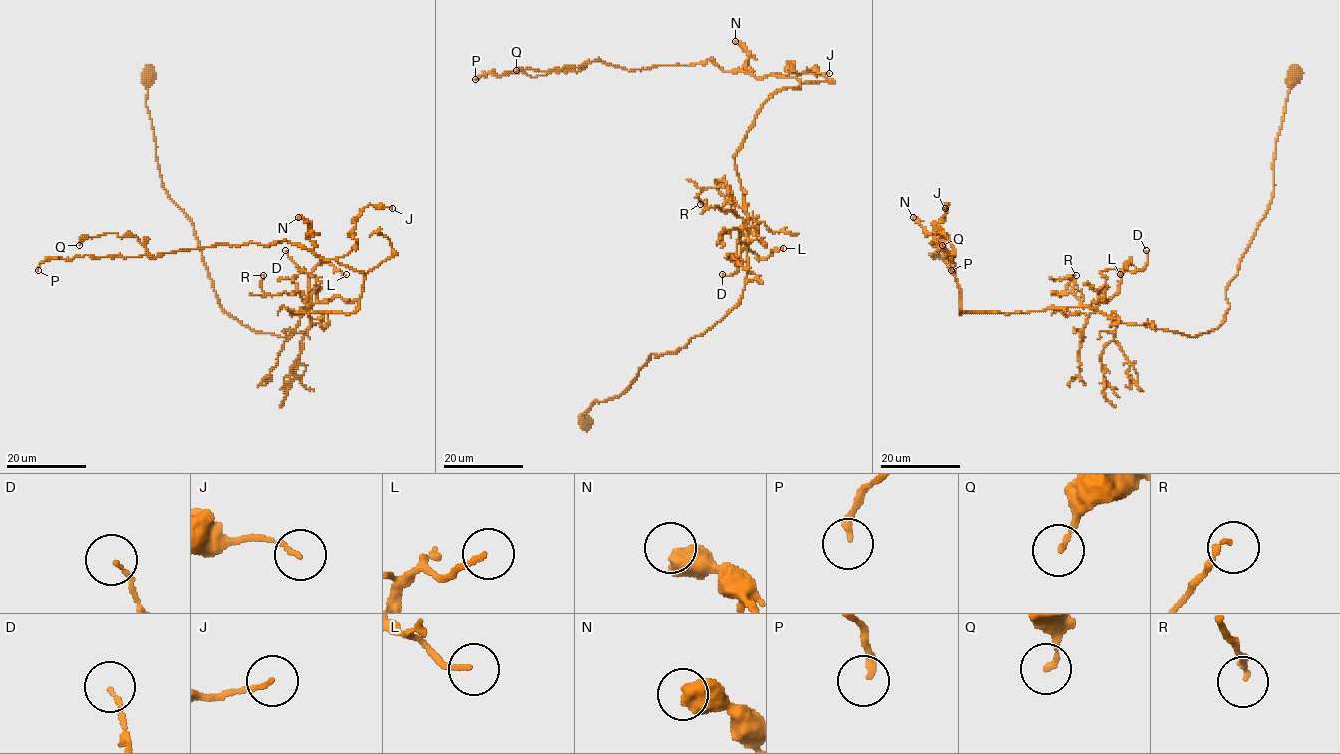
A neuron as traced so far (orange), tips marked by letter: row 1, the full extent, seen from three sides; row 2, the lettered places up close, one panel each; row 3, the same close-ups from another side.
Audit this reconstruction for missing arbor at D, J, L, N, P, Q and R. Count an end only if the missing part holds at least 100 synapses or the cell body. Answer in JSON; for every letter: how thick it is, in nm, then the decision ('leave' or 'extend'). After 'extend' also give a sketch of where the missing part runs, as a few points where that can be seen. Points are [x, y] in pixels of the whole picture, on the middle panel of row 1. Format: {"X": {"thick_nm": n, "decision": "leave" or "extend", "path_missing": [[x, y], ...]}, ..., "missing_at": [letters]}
{"D": {"thick_nm": 100, "decision": "leave"}, "J": {"thick_nm": 110, "decision": "leave"}, "L": {"thick_nm": 130, "decision": "leave"}, "N": {"thick_nm": 650, "decision": "leave"}, "P": {"thick_nm": 200, "decision": "leave"}, "Q": {"thick_nm": 160, "decision": "leave"}, "R": {"thick_nm": 130, "decision": "leave"}, "missing_at": []}

